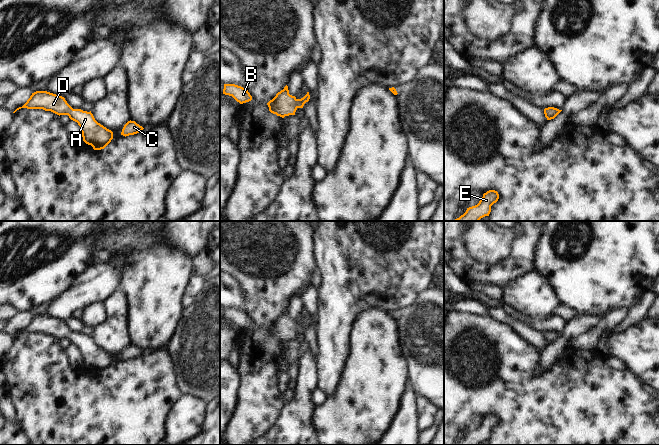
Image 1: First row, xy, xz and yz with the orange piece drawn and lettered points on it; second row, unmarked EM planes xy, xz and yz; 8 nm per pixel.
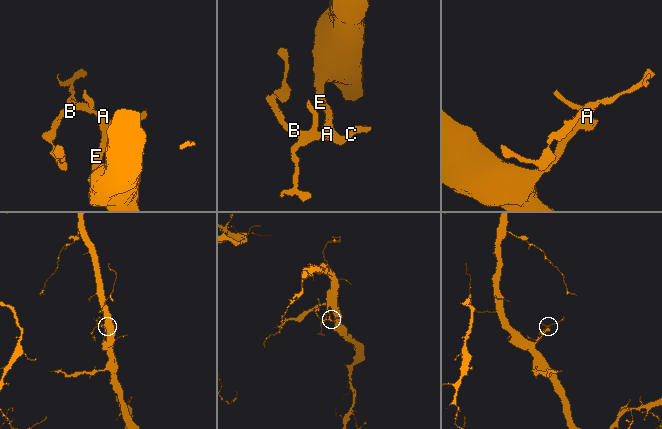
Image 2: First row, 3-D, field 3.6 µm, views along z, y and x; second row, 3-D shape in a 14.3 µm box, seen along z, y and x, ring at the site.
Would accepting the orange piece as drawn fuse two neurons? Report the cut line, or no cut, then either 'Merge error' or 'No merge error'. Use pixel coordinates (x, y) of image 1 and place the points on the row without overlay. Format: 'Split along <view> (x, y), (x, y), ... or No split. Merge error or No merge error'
No split. No merge error

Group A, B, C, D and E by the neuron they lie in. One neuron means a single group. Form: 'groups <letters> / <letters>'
groups A B C D E

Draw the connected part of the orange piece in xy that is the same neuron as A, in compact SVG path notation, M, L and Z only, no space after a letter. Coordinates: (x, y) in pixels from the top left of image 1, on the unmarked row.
M36 315L22 331L17 332L13 337L21 332L43 333L59 340L68 339L80 350L83 365L91 369L94 374L104 373L113 363L113 356L98 347L91 335L73 333L62 320L47 315Z

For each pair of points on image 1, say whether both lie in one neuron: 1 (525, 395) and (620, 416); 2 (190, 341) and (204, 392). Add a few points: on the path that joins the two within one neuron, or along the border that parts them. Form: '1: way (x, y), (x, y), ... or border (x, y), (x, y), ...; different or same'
1: way (549, 415), (596, 416); same
2: way (203, 354), (204, 379); same

